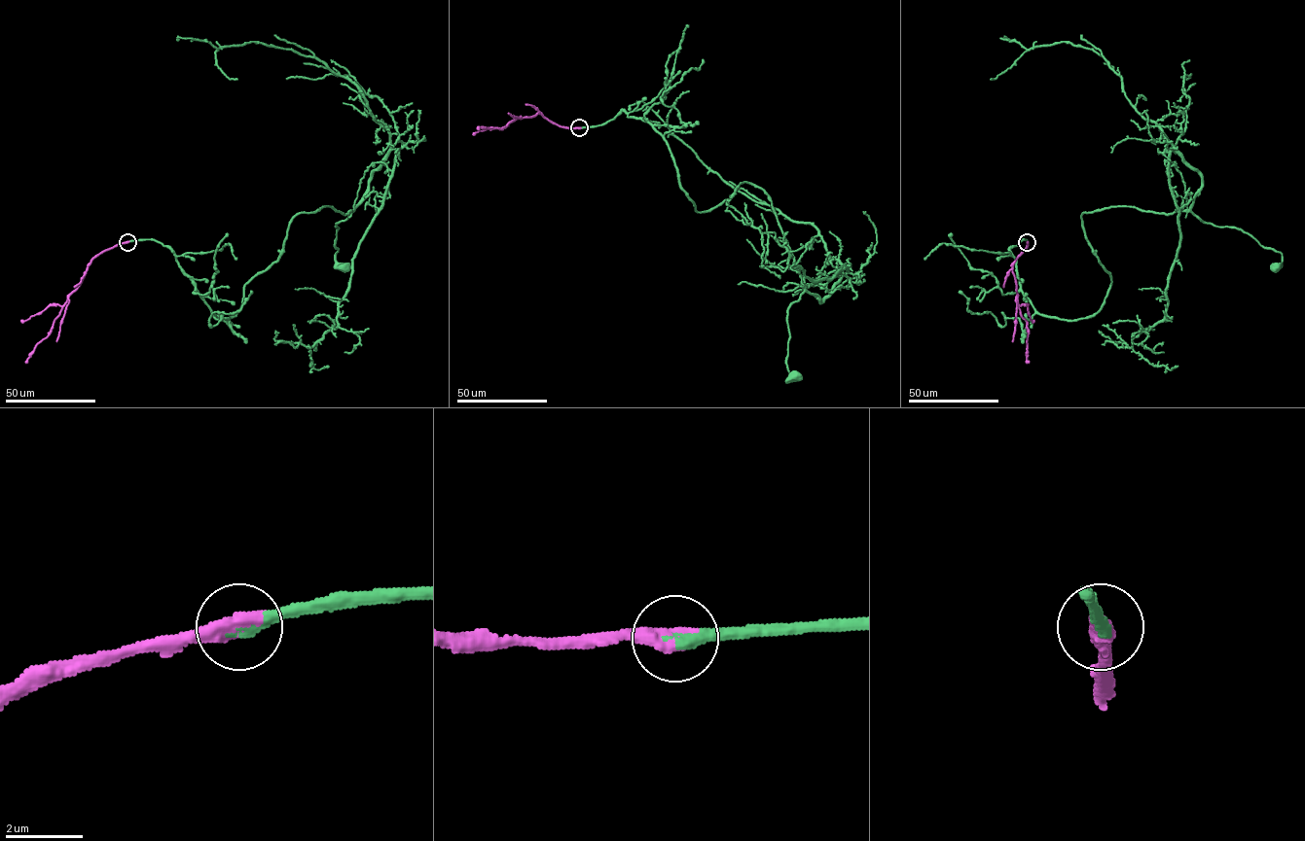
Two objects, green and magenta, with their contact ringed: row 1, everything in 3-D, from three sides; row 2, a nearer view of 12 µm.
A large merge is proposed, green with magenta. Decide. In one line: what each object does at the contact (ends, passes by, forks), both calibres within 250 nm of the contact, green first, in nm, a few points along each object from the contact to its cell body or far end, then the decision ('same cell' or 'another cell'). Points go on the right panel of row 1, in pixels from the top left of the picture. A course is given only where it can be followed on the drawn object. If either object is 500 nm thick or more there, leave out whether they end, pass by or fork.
320/550 nm | green via (1028, 241), (1008, 250), (1021, 292), (1060, 319), (1095, 314), (1111, 284), (1083, 213), (1190, 210), (1276, 267) | magenta via (1028, 241), (1015, 260), (1012, 273), (1018, 306), (1027, 322), (1028, 363) | same cell

